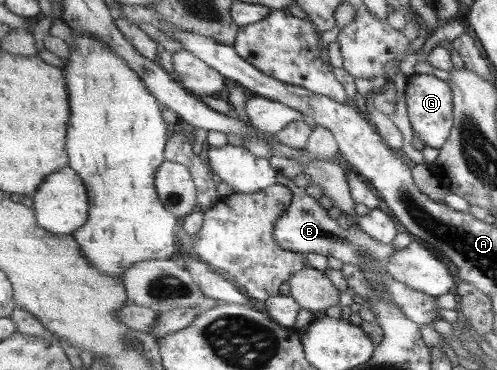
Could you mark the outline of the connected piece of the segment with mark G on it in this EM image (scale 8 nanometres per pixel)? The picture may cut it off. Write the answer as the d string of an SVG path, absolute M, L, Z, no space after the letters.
M414 73L408 89L408 106L414 135L423 140L427 146L443 149L451 139L456 123L456 92L449 84L449 80L442 80L433 73Z

